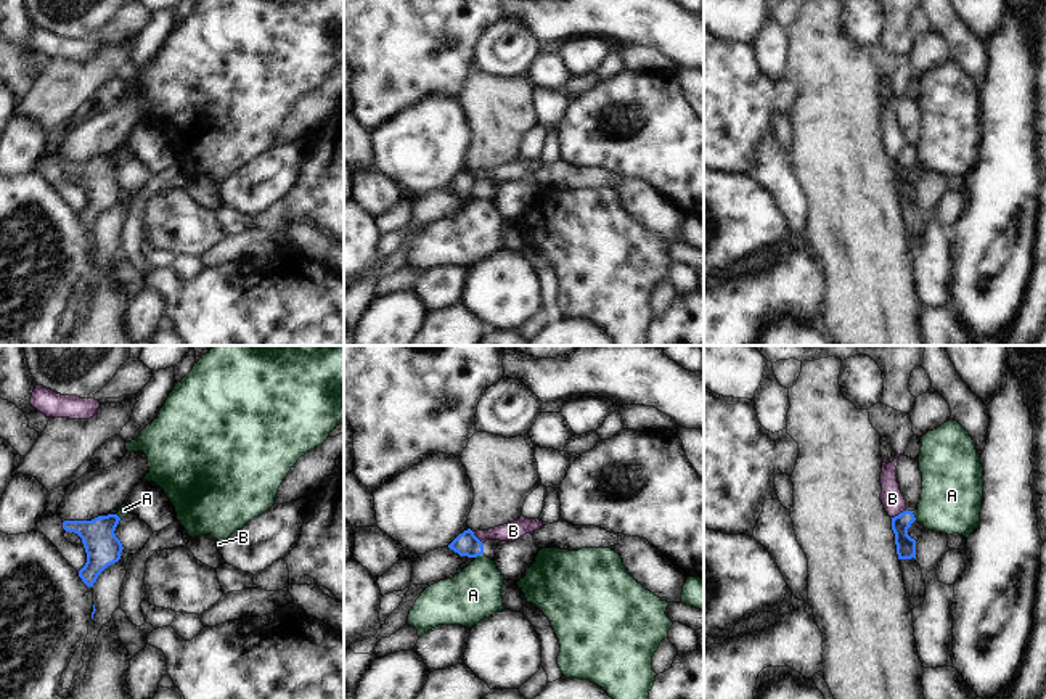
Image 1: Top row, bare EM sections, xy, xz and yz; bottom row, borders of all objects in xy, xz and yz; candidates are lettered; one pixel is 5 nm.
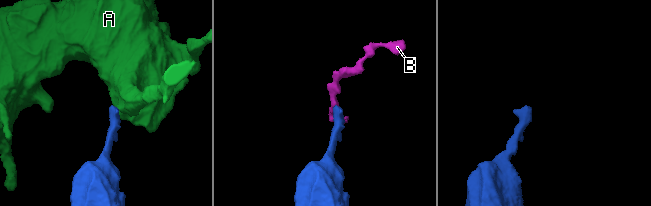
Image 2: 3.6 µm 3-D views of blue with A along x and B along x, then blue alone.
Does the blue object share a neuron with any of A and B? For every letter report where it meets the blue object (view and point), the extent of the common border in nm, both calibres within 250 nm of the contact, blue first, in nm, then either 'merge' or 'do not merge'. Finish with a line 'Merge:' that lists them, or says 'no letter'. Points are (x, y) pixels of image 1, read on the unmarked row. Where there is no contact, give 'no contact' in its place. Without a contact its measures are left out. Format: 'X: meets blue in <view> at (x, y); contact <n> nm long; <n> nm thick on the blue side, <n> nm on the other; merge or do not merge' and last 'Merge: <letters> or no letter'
A: meets blue in yz at (913, 156); contact 50 nm long; 100 nm thick on the blue side, 300 nm on the other; do not merge
B: meets blue in yz at (900, 153); contact 90 nm long; 100 nm thick on the blue side, 120 nm on the other; do not merge
Merge: no letter

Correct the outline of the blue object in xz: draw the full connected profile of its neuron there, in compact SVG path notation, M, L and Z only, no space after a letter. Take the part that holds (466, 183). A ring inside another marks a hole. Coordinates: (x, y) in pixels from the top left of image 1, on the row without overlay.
M471 169L460 174L450 185L450 190L460 196L477 198L484 194L484 183L474 175Z

